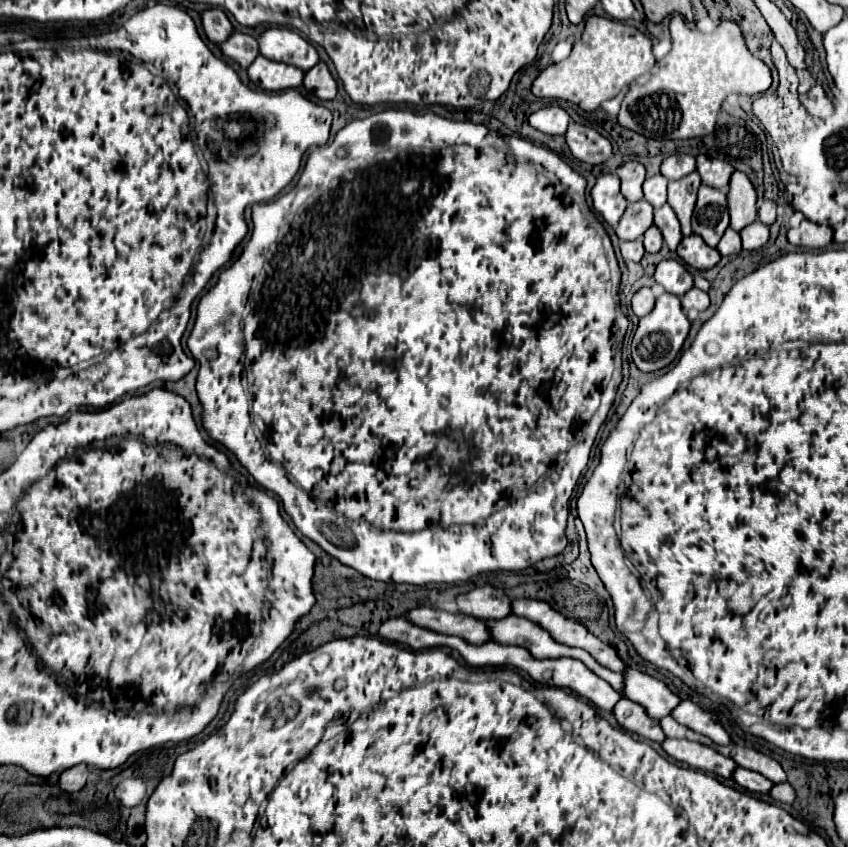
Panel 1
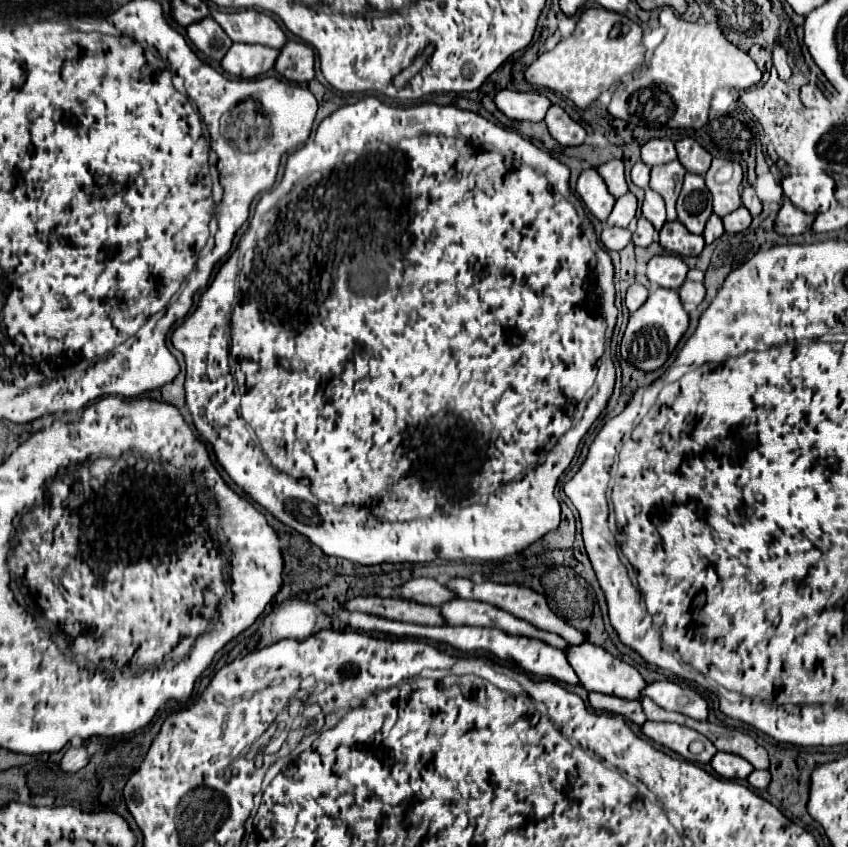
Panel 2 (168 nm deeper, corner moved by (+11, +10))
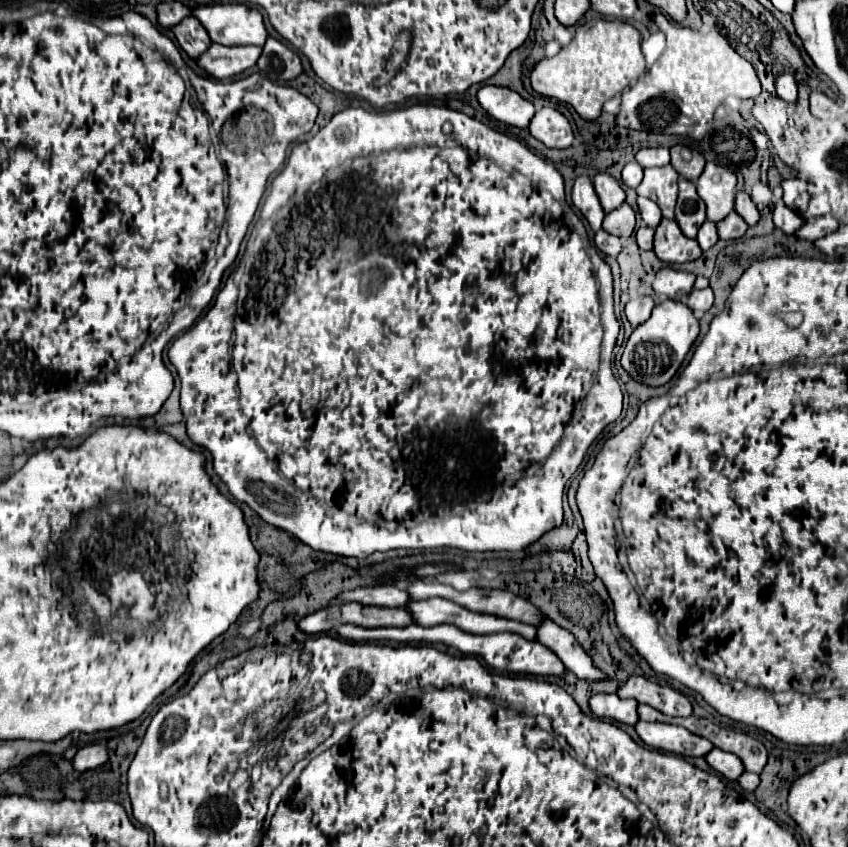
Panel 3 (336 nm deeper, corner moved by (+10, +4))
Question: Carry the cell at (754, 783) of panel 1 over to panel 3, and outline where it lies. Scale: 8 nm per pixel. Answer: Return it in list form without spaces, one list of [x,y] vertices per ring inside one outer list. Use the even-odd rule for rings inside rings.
[[[712,748],[704,758],[706,758],[706,762],[710,764],[712,770],[720,772],[728,780],[736,780],[738,774],[744,772],[744,766],[742,766],[740,758],[734,756],[732,752],[724,752],[720,748]]]

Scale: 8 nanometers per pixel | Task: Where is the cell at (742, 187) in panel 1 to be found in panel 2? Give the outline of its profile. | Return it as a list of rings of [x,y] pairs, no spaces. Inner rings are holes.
[[[713,158],[711,168],[705,174],[705,184],[713,194],[713,212],[727,216],[741,206],[743,170],[737,162]]]

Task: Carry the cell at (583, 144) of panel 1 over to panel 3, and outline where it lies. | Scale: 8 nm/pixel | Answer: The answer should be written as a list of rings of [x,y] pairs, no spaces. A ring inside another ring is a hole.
[[[540,108],[530,120],[528,130],[548,148],[568,148],[574,140],[570,122],[554,108]]]

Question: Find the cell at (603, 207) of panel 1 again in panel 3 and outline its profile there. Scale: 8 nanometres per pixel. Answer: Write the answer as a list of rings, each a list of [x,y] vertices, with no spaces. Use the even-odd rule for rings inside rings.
[[[578,176],[576,178],[576,182],[572,186],[572,204],[584,214],[584,218],[588,220],[588,224],[594,232],[598,232],[602,228],[604,210],[598,202],[596,190],[594,190],[592,180],[588,176]]]

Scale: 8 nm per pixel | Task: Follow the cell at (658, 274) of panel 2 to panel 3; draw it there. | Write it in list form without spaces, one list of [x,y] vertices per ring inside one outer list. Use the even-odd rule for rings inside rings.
[[[662,268],[656,274],[656,280],[654,280],[652,286],[654,286],[654,292],[658,296],[684,302],[688,298],[688,294],[692,292],[692,288],[694,288],[694,280],[696,280],[696,276],[690,274],[690,272]]]

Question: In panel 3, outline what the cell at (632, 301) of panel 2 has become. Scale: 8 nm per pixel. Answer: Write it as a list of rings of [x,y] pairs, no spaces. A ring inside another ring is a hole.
[[[636,296],[626,304],[626,318],[636,328],[638,324],[646,322],[650,318],[650,312],[654,308],[654,300],[650,296]]]

